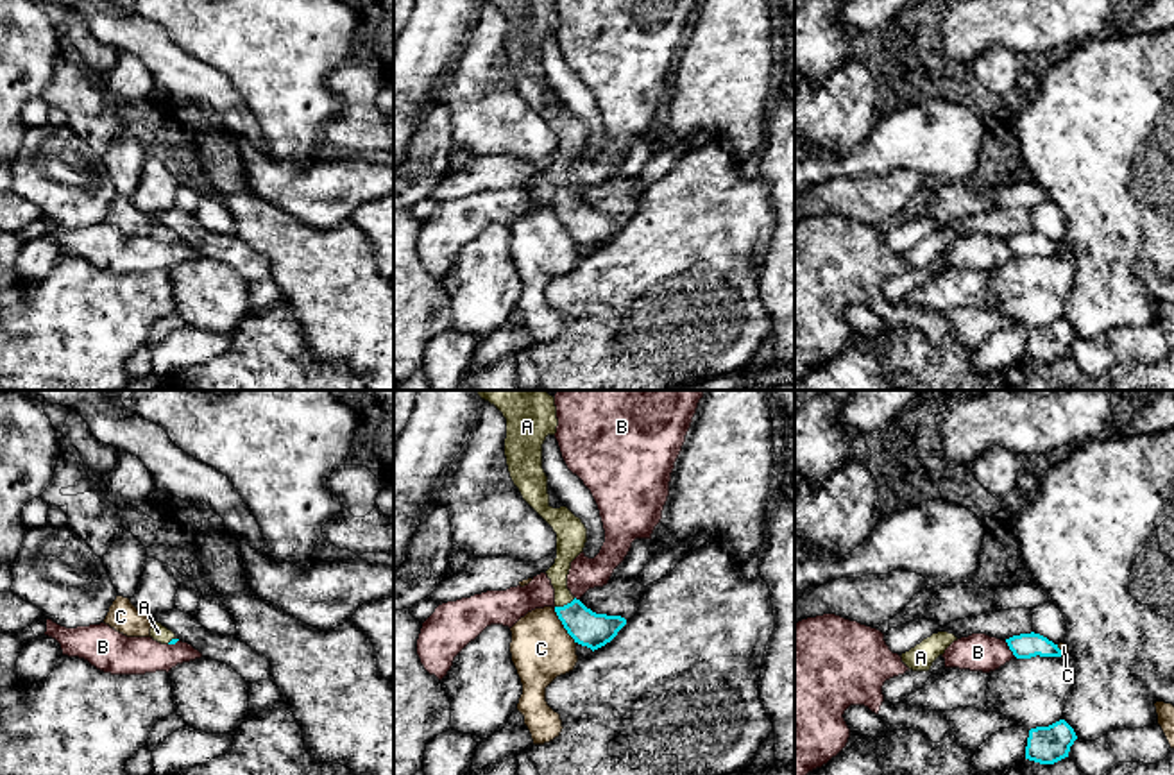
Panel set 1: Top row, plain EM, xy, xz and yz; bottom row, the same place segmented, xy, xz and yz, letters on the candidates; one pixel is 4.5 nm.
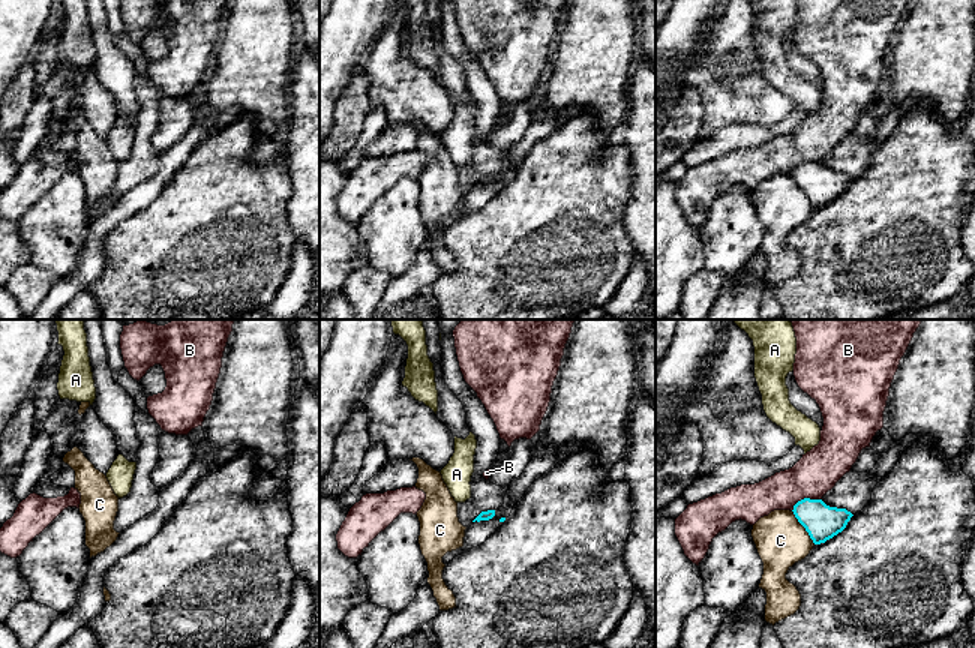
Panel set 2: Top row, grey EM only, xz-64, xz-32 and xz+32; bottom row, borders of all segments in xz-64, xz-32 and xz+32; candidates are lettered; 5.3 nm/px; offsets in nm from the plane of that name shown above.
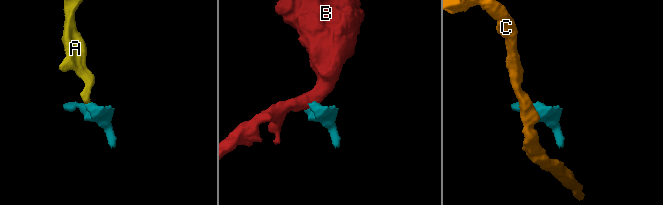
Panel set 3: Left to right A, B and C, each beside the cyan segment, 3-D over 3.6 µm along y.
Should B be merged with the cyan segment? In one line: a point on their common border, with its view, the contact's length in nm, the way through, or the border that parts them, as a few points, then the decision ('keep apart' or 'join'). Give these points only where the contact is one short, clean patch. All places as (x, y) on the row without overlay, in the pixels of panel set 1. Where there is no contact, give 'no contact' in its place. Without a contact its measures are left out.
yz (1010, 247) | 90 nm | along yz (1004, 240), (1015, 255) | keep apart

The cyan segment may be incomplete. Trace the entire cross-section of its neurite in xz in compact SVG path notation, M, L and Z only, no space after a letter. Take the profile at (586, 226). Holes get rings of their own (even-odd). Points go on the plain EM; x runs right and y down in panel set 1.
M489 0L506 18L505 55L523 98L557 132L557 158L546 170L555 188L555 211L574 242L592 251L610 242L626 224L621 215L596 213L567 188L571 161L583 150L587 127L567 106L553 107L542 68L542 43L557 32L555 0Z

